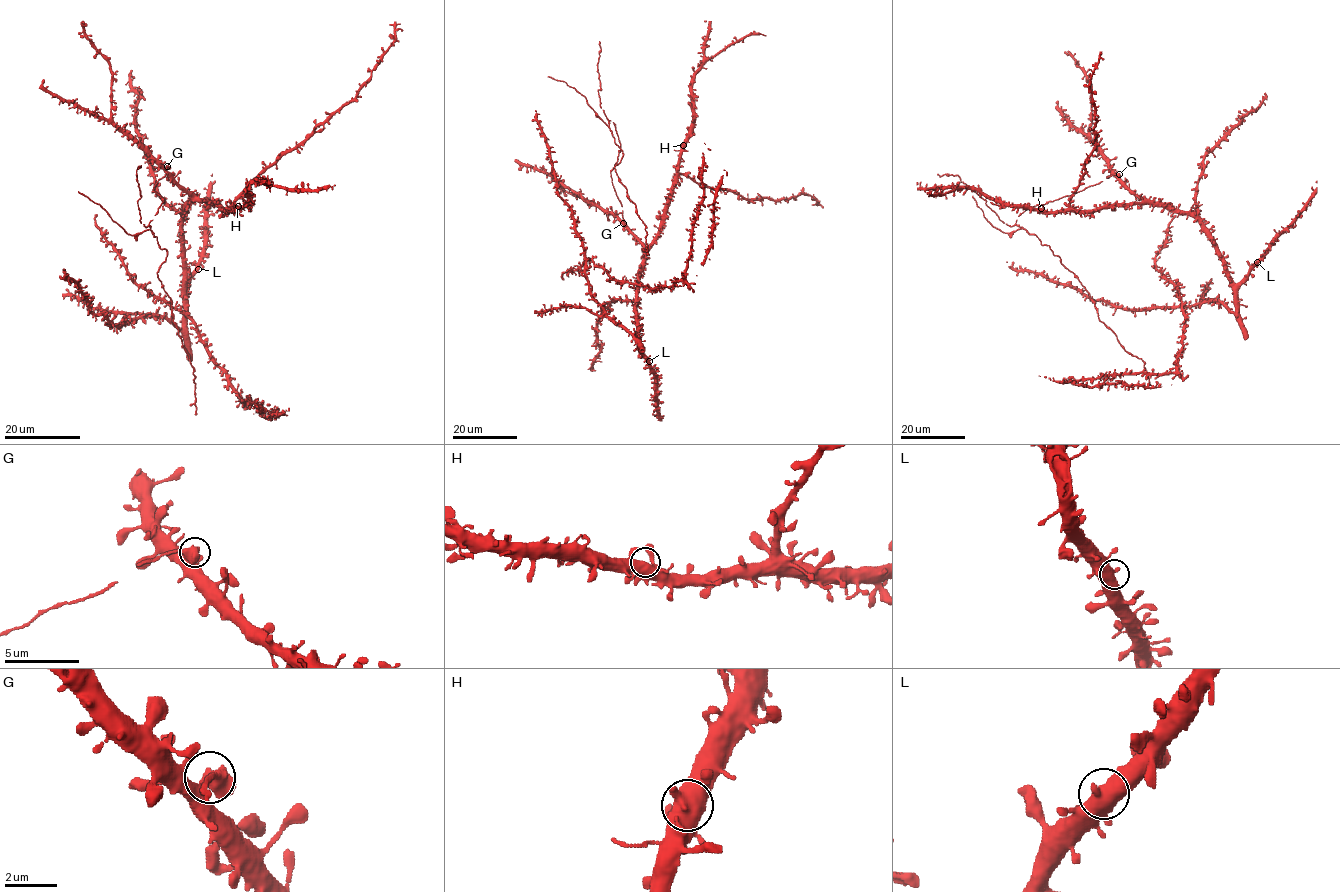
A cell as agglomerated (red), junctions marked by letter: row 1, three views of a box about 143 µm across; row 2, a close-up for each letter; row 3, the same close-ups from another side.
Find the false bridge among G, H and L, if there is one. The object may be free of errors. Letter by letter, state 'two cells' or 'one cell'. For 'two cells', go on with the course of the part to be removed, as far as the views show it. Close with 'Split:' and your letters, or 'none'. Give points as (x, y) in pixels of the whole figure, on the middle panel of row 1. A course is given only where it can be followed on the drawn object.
G: one cell
H: one cell
L: one cell
Split: none

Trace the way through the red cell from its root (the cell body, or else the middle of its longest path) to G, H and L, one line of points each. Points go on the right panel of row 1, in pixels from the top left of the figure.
G: (1214, 239), (1195, 218), (1141, 200), (1119, 175)
H: (1214, 239), (1195, 218), (1149, 204), (1123, 204), (1094, 210), (1045, 212), (1041, 208)
L: (1214, 239), (1217, 254), (1235, 283), (1257, 262)

